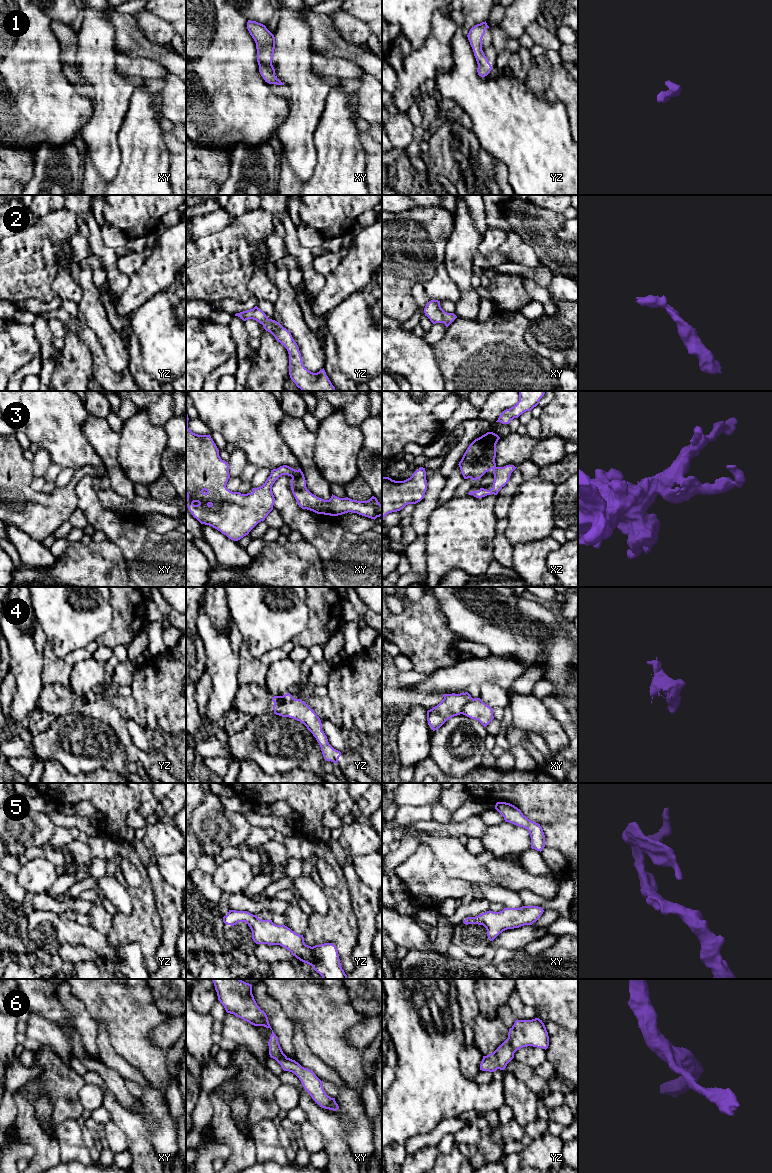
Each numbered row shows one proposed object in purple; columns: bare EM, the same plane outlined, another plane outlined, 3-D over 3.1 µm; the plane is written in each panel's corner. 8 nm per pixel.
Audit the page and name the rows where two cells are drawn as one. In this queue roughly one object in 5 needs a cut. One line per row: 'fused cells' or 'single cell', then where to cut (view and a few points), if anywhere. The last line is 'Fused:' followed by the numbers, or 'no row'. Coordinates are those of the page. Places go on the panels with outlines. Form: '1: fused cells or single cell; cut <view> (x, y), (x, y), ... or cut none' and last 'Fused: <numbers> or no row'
1: single cell; cut none
2: single cell; cut none
3: single cell; cut none
4: fused cells; cut yz (294, 698), (289, 701), (274, 703)
5: single cell; cut none
6: single cell; cut none
Fused: 4

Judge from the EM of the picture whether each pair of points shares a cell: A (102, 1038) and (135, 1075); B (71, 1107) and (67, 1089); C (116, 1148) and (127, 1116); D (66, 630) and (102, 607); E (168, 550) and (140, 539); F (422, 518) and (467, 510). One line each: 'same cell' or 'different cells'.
A: same cell
B: same cell
C: different cells
D: same cell
E: same cell
F: different cells

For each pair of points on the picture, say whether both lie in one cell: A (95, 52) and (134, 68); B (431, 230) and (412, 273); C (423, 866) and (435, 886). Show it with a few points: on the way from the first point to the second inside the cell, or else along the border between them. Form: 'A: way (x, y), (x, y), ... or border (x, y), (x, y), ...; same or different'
A: border (117, 46), (115, 69); different
B: way (418, 237), (410, 245), (399, 251), (399, 260); same
C: way (423, 872), (425, 879), (429, 883); same

